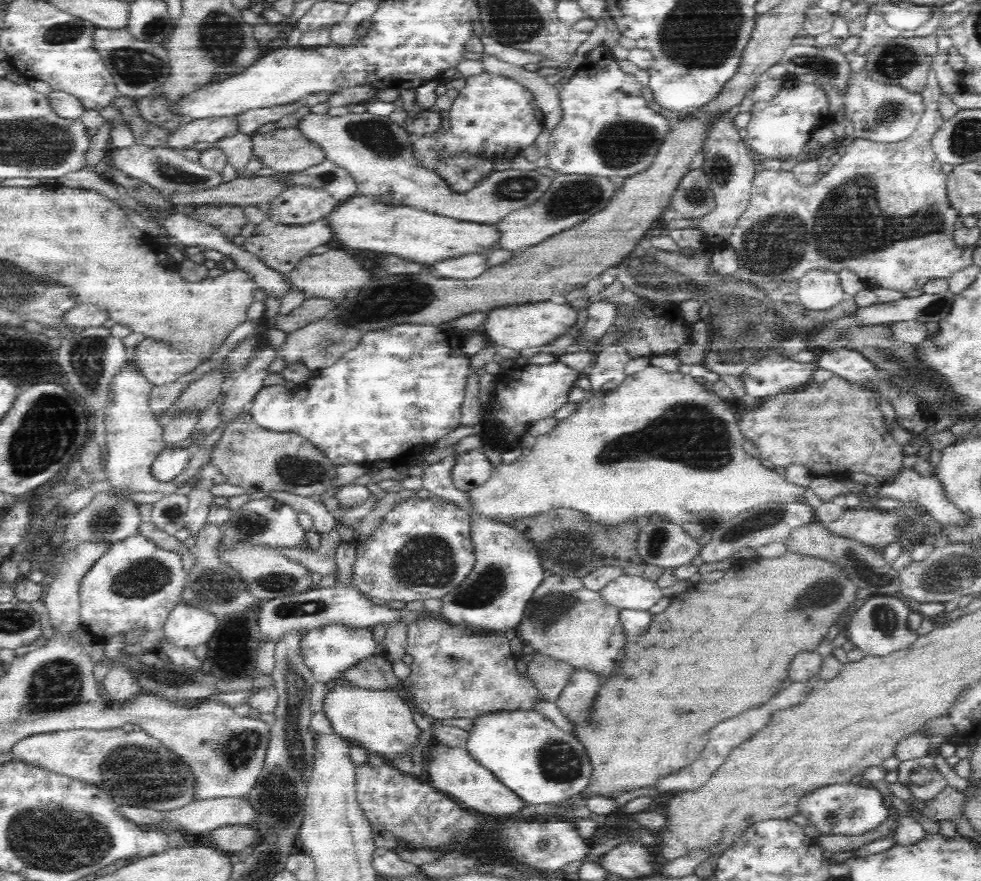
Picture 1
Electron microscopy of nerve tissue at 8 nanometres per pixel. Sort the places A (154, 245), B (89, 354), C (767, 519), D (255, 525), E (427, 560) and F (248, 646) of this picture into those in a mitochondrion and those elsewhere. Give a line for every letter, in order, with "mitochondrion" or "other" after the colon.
A: other
B: mitochondrion
C: mitochondrion
D: mitochondrion
E: mitochondrion
F: other

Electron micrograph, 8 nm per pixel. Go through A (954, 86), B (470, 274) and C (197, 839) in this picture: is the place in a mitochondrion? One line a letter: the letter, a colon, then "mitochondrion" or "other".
A: other
B: other
C: other

